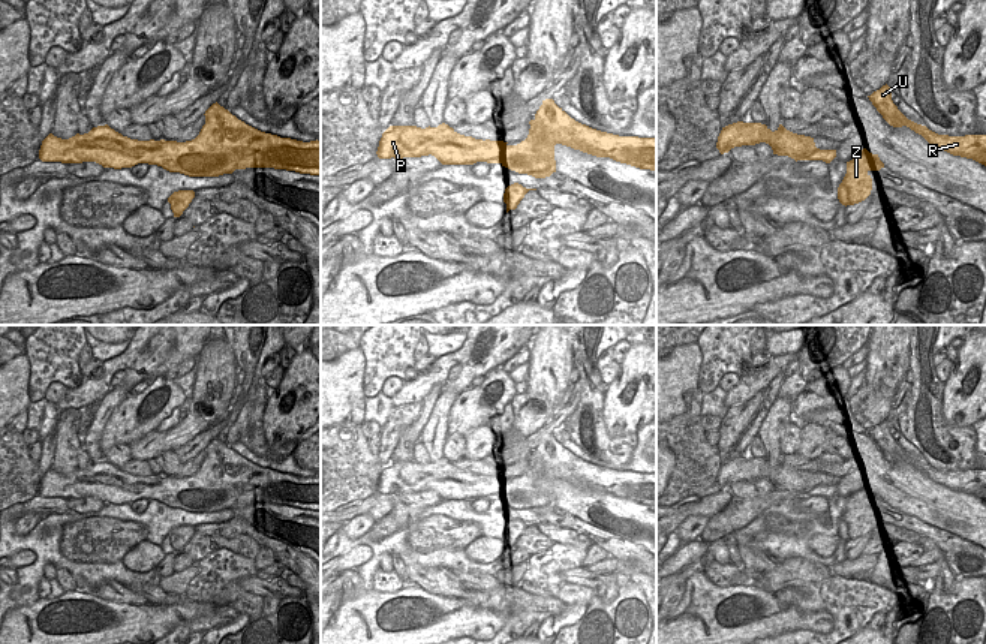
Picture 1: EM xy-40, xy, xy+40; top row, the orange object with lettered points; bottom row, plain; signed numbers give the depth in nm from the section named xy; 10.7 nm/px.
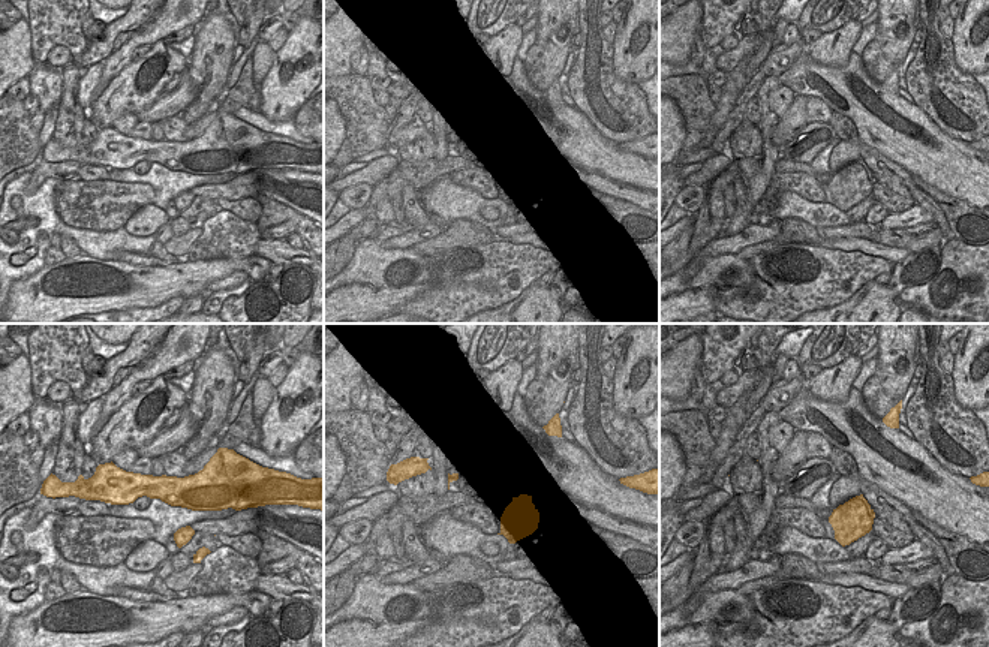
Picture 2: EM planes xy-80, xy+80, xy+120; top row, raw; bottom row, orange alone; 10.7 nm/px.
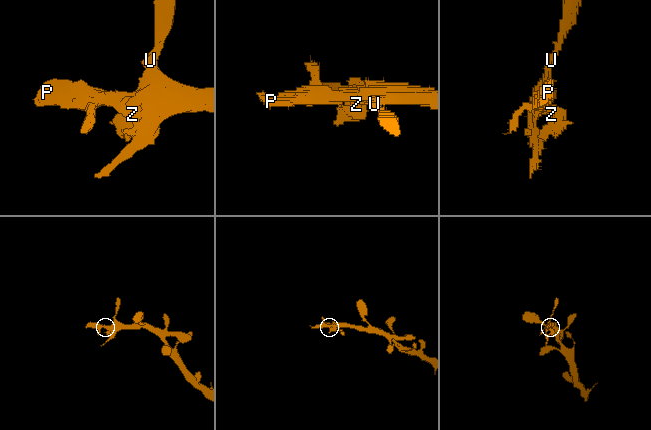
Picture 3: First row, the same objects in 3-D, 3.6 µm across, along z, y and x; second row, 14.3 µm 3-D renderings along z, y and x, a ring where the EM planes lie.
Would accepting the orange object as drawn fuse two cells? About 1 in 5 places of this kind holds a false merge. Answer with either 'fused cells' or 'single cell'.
single cell

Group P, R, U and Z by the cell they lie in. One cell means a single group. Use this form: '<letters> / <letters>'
P R U Z

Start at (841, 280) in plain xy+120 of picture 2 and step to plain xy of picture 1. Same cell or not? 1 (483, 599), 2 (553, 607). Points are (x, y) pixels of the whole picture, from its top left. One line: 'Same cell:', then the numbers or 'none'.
Same cell: 1, 2

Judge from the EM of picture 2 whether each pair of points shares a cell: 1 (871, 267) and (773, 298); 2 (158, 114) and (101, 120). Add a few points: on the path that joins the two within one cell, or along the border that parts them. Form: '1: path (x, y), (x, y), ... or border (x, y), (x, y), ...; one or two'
1: path (847, 271), (815, 277), (811, 282), (797, 285); one
2: border (162, 93), (137, 114); two

